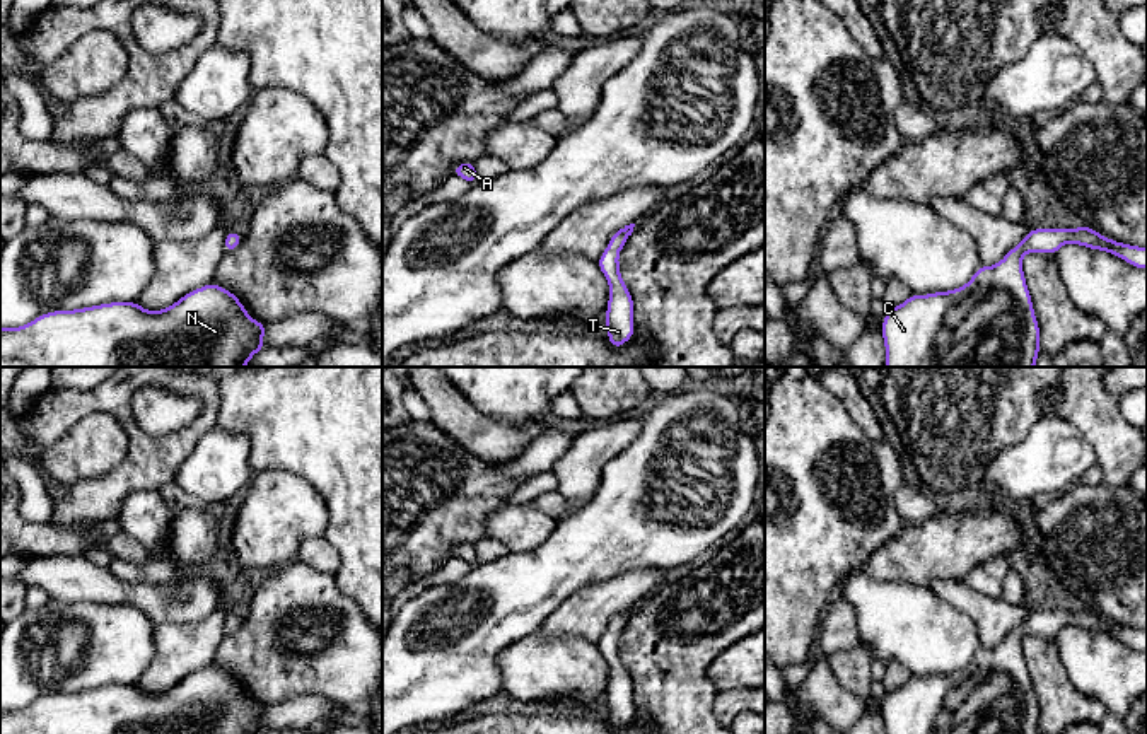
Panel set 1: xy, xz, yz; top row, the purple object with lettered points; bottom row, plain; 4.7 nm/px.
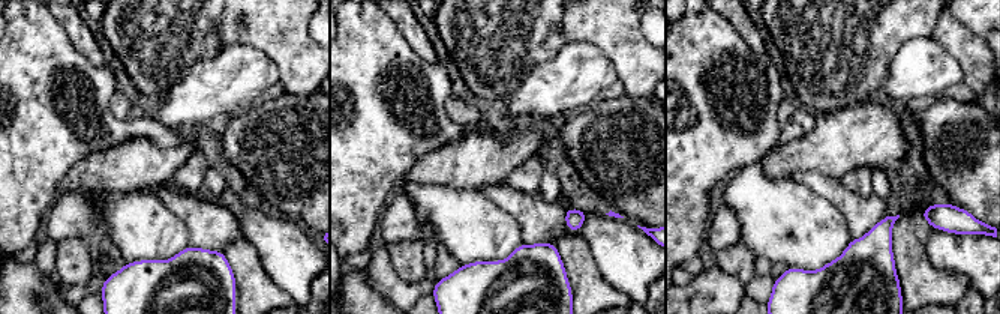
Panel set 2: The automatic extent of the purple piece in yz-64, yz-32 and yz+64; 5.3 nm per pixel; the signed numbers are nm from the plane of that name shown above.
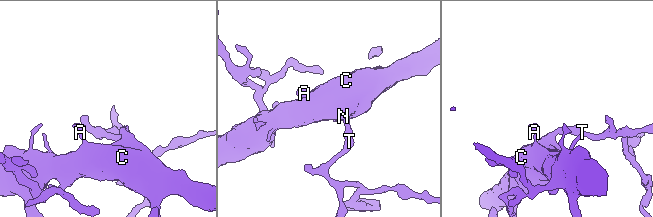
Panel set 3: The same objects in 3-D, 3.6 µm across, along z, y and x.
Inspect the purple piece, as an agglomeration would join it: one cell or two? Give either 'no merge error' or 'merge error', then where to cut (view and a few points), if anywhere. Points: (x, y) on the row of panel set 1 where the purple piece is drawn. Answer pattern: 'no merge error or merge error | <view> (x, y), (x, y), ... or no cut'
no merge error | no cut

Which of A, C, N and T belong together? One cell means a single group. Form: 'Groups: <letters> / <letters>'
Groups: A C N T

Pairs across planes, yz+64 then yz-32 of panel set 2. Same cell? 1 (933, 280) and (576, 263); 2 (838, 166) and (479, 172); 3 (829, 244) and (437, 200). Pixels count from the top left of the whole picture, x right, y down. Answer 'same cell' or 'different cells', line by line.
1: same cell
2: same cell
3: same cell

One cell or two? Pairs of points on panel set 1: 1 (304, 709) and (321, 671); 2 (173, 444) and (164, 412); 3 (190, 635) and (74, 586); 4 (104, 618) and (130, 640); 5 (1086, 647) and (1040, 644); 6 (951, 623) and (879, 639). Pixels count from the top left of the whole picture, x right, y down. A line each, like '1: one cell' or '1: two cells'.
1: two cells
2: two cells
3: two cells
4: one cell
5: two cells
6: one cell

